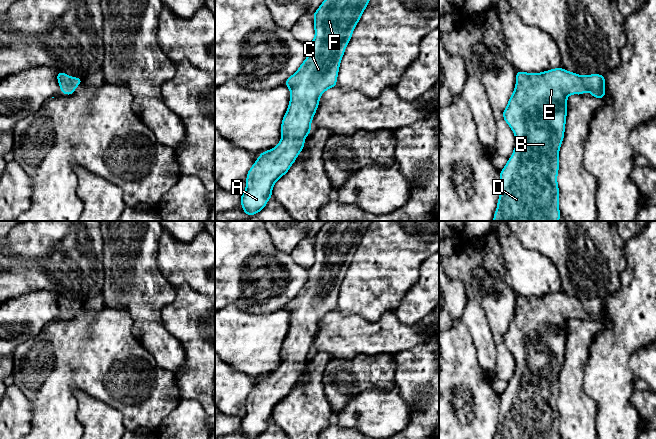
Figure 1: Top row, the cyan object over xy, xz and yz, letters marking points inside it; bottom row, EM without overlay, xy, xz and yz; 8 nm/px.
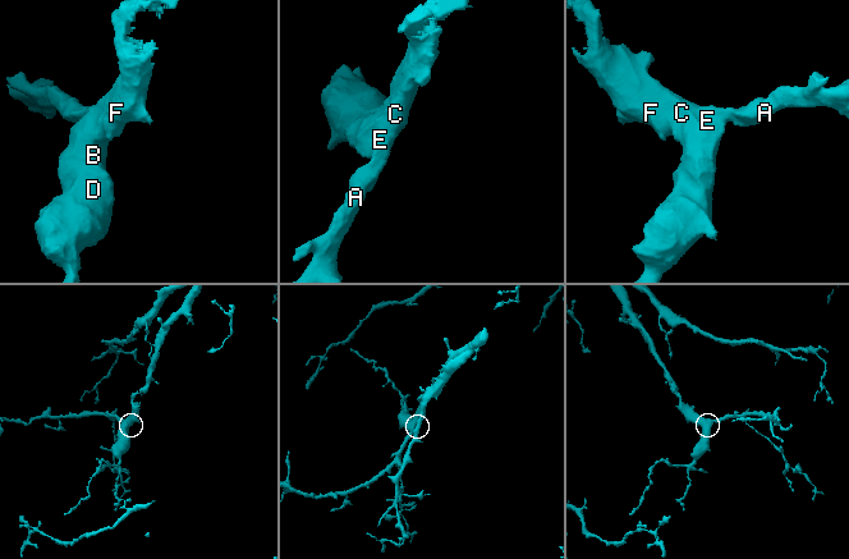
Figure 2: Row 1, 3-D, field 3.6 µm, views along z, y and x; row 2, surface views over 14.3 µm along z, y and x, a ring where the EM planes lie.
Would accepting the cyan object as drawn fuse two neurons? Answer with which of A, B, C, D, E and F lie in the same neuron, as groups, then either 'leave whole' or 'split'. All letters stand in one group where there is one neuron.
A B C D E F | leave whole

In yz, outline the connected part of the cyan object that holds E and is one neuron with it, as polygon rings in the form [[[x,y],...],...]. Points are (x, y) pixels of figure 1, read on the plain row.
[[[555,292],[542,297],[516,295],[516,309],[503,335],[503,342],[513,354],[516,370],[505,391],[500,395],[500,420],[494,439],[560,439],[559,412],[557,399],[559,393],[559,374],[564,362],[567,340],[567,321],[572,318],[583,319],[588,315],[593,321],[605,321],[605,300],[600,298],[578,299],[564,292]]]

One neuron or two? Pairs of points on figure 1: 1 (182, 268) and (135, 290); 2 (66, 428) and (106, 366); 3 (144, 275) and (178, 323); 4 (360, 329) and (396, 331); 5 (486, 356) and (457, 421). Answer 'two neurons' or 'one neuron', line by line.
1: two neurons
2: one neuron
3: two neurons
4: one neuron
5: two neurons

